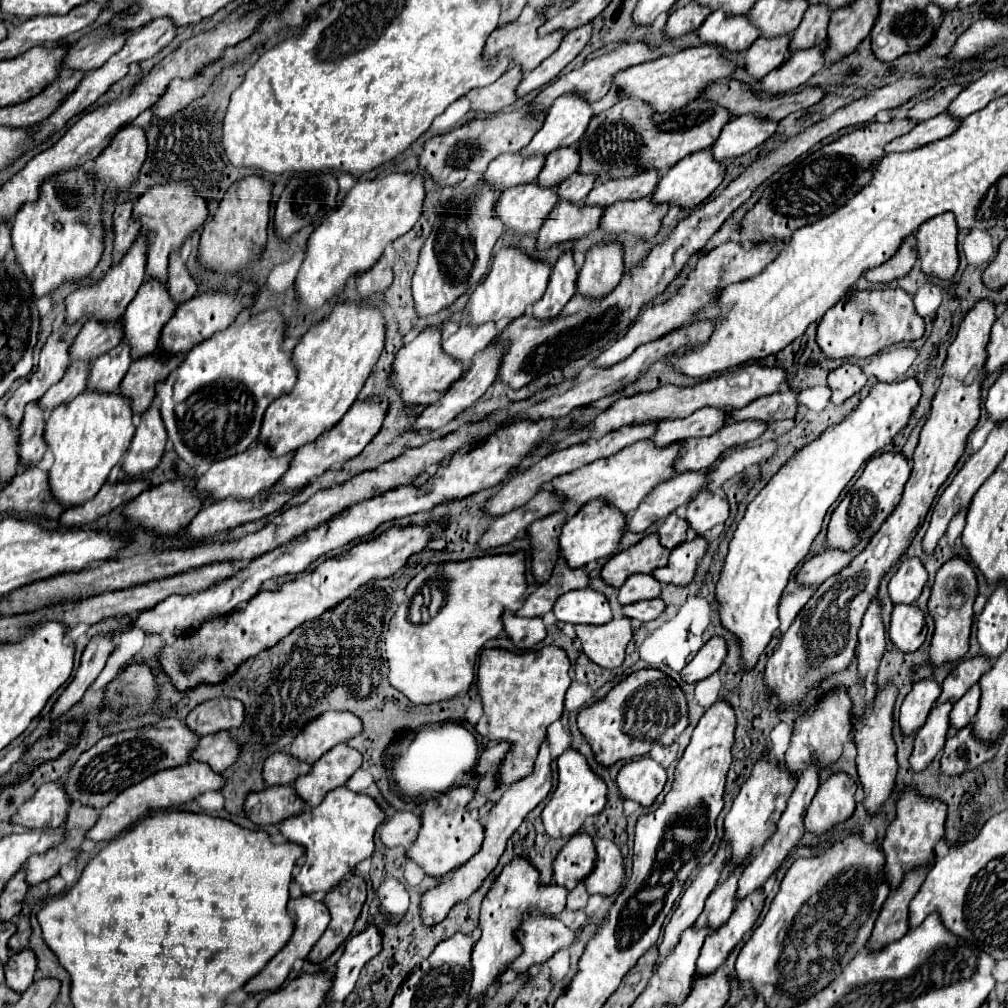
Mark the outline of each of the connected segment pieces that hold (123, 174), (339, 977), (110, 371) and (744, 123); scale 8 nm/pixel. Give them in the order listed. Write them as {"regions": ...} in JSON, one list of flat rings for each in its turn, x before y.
{"regions":[[[124,126,96,160,96,178,102,186,126,190,146,158,146,134,140,126]],[[368,926,362,934,350,938,346,942,346,950,336,962,336,970,332,974,332,986,326,994,326,1004,342,1002,354,990,354,984,360,976,362,966,380,952,380,934,374,926]],[[122,340,108,354,102,354,100,358,94,360,86,388,98,392,116,392,130,364,132,364,130,346]],[[752,114,732,118,724,126,716,144,712,146,714,158,720,162,726,162,726,160,730,162,754,150,756,146,766,142,776,132,776,126,778,122,766,122,764,118,752,118]]]}

